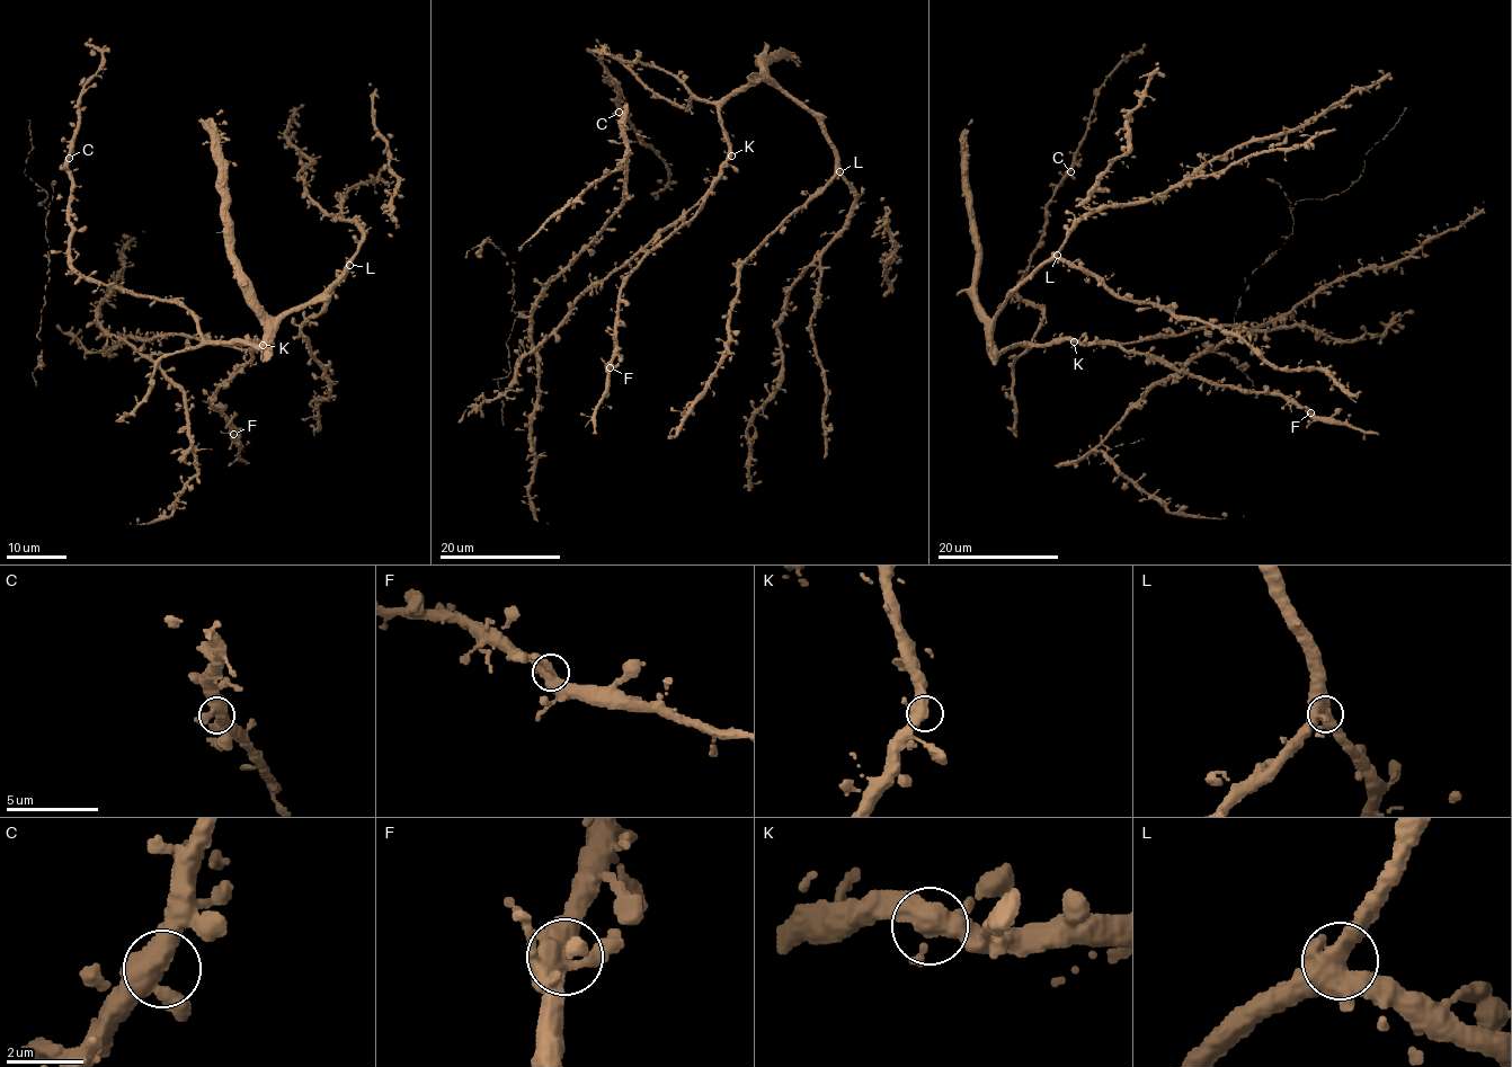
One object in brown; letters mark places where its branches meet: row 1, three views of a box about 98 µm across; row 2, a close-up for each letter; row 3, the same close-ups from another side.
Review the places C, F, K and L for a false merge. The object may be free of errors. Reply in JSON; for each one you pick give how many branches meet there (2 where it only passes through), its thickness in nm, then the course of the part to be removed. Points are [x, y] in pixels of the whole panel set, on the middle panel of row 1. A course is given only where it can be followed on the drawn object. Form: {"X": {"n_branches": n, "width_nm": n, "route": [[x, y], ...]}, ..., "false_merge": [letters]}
{"false_merge": []}

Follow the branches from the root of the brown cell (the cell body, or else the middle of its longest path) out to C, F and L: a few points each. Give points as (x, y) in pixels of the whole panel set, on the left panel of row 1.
C: (258, 344), (208, 341), (197, 321), (175, 303), (134, 296), (78, 272), (69, 254), (72, 183), (68, 158)
F: (258, 344), (260, 347), (255, 348), (254, 357), (236, 366), (211, 398), (211, 403), (227, 417), (233, 434)
L: (258, 344), (236, 341), (259, 345), (263, 348), (272, 327), (328, 291), (349, 265)

